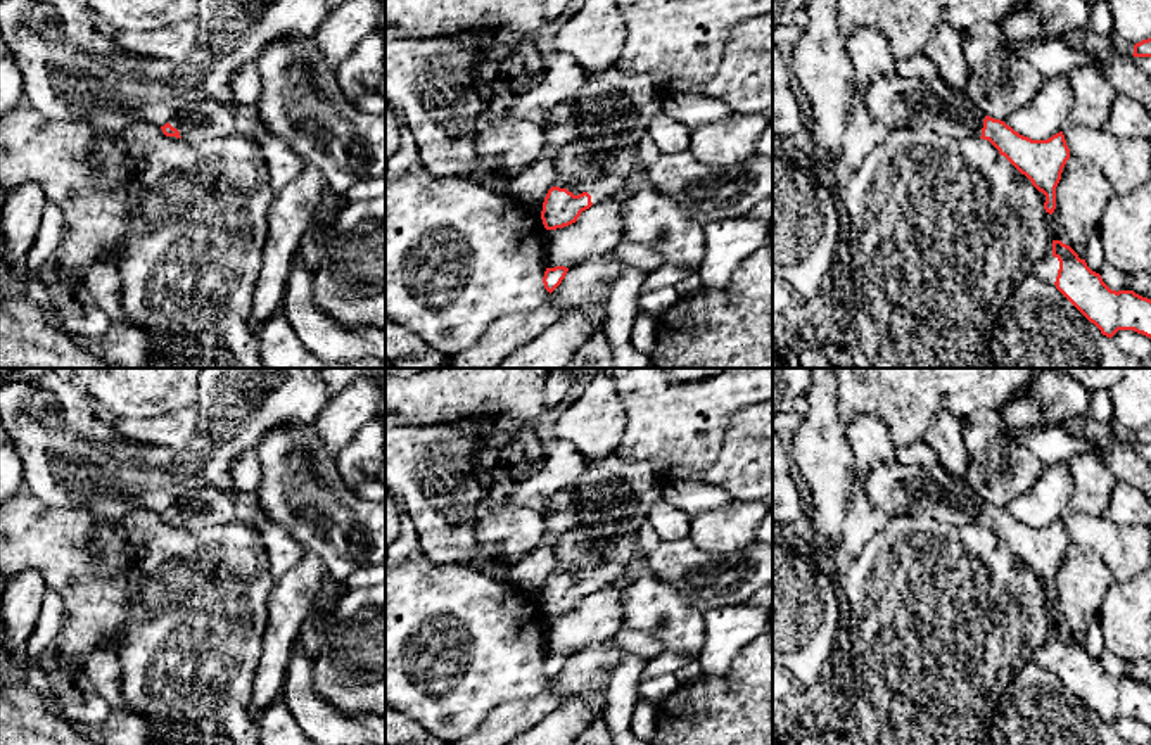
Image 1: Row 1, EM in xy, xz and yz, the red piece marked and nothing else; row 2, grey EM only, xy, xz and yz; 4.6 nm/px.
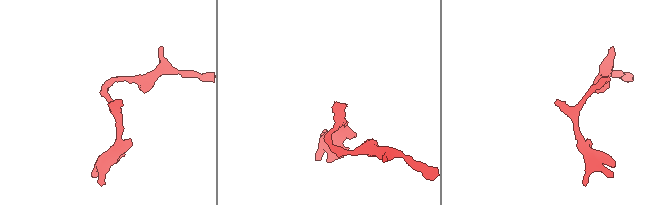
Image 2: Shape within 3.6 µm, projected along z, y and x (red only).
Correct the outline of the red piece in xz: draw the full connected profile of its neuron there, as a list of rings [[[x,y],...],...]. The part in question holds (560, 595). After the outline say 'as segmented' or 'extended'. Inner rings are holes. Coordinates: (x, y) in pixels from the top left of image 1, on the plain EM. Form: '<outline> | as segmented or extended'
[[[617,453],[588,462],[586,470],[570,482],[577,494],[581,522],[556,539],[556,569],[548,577],[541,598],[546,617],[576,610],[582,598],[622,576],[631,558],[639,553],[638,536],[652,508],[664,501],[662,484],[664,479],[652,465],[620,458]]] | extended

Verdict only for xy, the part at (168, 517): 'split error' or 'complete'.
split error

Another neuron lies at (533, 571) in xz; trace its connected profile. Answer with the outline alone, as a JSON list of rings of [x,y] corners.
[[[567,486],[546,500],[541,512],[544,520],[543,543],[524,557],[520,562],[510,567],[510,579],[527,589],[543,588],[556,569],[555,544],[556,539],[574,529],[581,522],[577,510],[577,494]]]

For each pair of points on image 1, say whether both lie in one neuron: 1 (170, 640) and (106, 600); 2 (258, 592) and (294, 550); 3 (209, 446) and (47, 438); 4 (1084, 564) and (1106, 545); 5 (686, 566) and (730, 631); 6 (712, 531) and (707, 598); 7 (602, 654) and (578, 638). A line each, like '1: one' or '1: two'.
1: two
2: two
3: one
4: two
5: one
6: two
7: two

